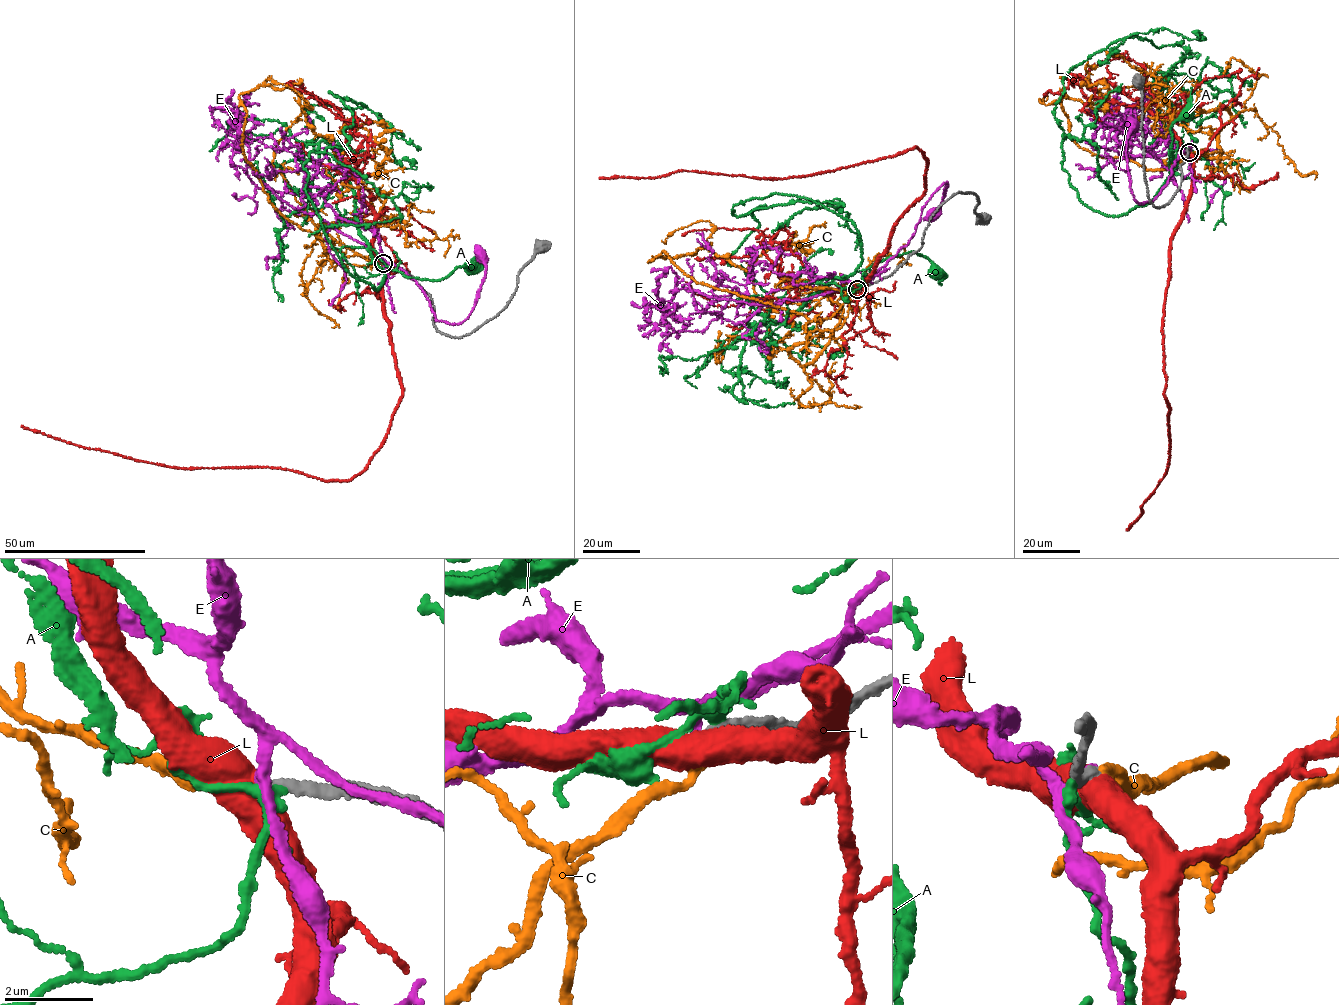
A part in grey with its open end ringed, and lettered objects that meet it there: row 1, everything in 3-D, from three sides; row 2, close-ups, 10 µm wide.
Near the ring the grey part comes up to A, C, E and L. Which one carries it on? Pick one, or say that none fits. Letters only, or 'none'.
C

